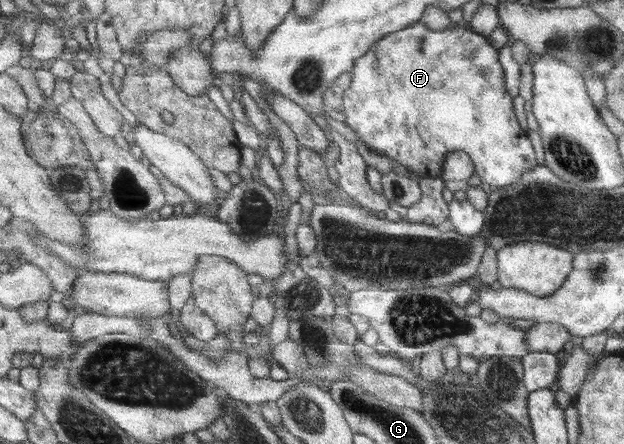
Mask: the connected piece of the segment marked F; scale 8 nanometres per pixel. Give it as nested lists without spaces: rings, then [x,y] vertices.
[[[419,21],[410,24],[408,27],[402,28],[400,31],[392,32],[383,38],[376,40],[373,46],[360,59],[356,60],[352,72],[352,86],[345,91],[344,107],[348,120],[346,124],[349,128],[369,146],[373,148],[375,154],[385,156],[393,162],[397,162],[399,166],[403,166],[405,170],[409,170],[411,174],[418,178],[436,178],[440,177],[441,168],[443,167],[446,155],[451,152],[461,151],[471,160],[474,168],[474,174],[479,177],[481,182],[486,183],[492,188],[501,188],[515,184],[521,174],[525,174],[527,170],[531,170],[536,166],[534,151],[530,141],[527,139],[526,132],[521,130],[516,122],[515,113],[511,105],[511,97],[504,87],[504,74],[501,65],[498,63],[497,49],[491,47],[487,41],[487,37],[473,32],[466,22],[452,23],[452,26],[445,30],[434,31],[427,28]]]

